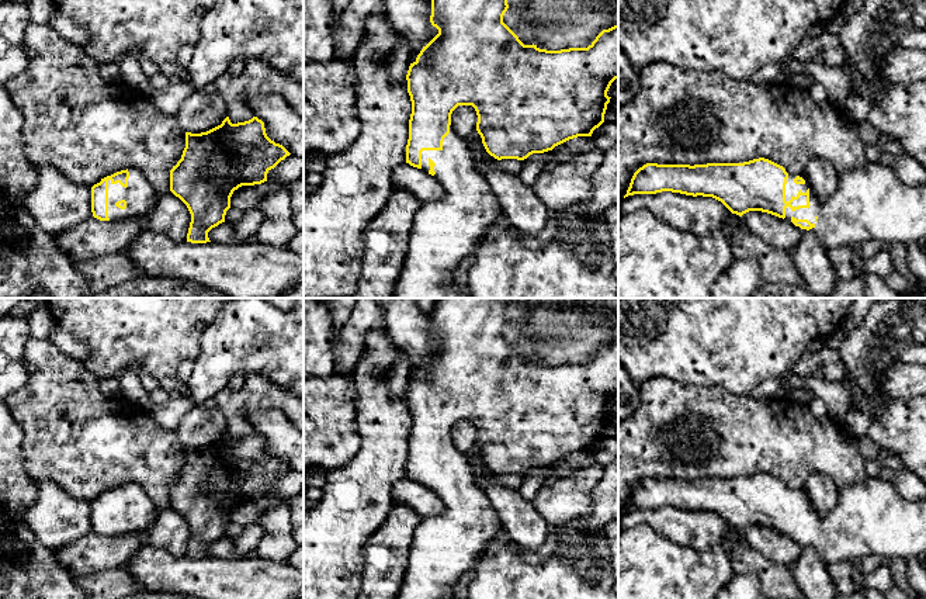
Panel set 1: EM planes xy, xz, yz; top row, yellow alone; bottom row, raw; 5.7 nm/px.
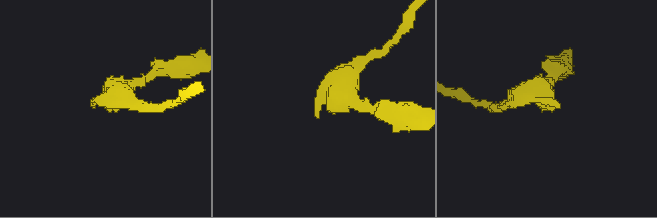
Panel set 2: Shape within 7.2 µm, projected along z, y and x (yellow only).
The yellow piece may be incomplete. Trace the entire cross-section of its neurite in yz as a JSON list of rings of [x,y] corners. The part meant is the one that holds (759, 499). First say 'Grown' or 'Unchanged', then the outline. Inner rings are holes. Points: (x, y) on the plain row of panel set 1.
Grown. [[[764,472],[743,478],[694,481],[646,478],[634,488],[624,513],[662,506],[712,512],[739,532],[749,526],[776,530],[793,537],[801,547],[811,546],[826,564],[860,561],[867,555],[889,560],[926,555],[926,499],[906,501],[889,482],[878,477],[845,487],[839,492],[836,508],[826,515],[816,512],[802,487],[787,488],[783,481]]]

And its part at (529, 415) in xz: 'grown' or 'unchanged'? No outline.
grown

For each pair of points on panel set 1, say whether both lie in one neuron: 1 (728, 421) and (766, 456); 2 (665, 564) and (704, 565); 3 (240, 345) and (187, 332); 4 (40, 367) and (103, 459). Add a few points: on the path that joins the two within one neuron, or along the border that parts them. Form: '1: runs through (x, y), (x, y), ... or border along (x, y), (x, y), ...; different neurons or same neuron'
1: runs through (738, 430), (756, 446); same neuron
2: runs through (675, 565), (694, 565); same neuron
3: border along (219, 312), (204, 332), (201, 350), (191, 363); different neurons
4: runs through (59, 390), (66, 421), (80, 436); same neuron

